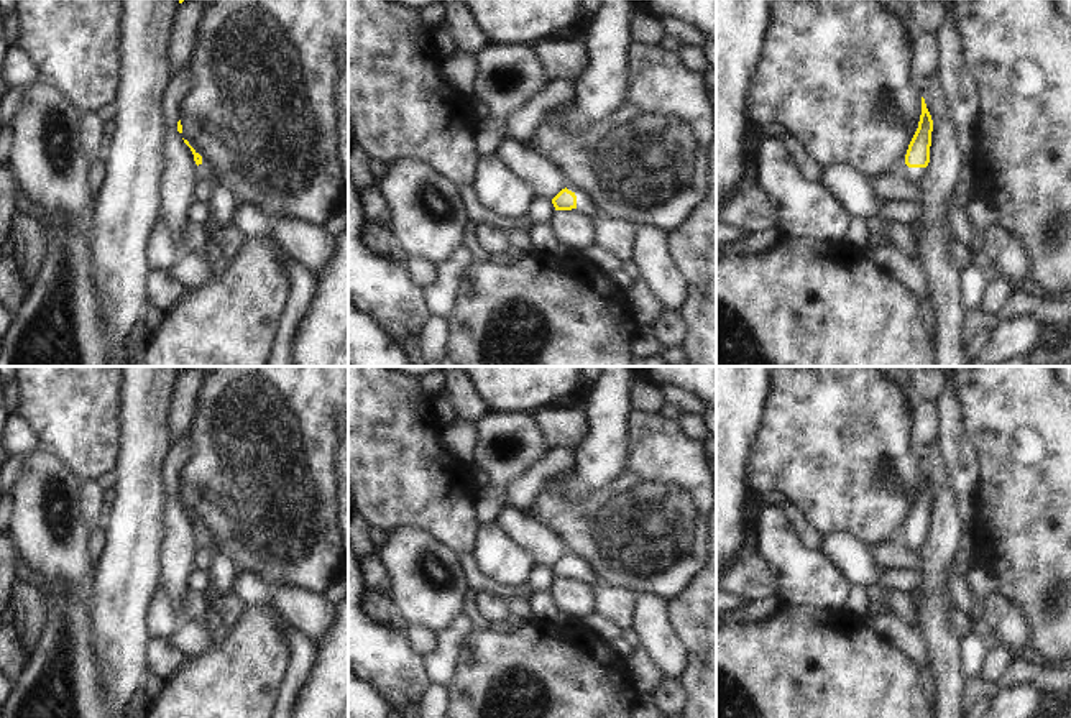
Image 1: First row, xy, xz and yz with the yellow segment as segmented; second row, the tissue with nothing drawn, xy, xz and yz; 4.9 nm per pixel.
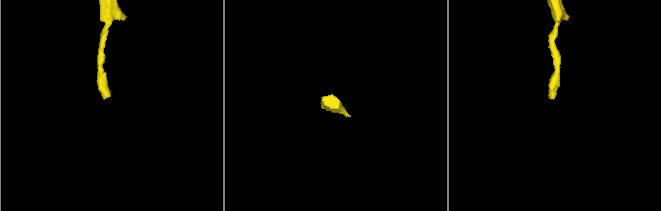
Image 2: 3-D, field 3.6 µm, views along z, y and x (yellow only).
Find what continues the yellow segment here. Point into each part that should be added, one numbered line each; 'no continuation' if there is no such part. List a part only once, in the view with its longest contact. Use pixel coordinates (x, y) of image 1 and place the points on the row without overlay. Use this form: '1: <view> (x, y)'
1: xz (582, 570)

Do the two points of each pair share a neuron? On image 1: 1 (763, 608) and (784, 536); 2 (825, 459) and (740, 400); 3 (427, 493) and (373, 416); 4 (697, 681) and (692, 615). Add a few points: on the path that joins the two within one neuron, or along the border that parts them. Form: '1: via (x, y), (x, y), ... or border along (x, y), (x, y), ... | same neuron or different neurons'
1: border along (776, 597), (784, 603) | different neurons
2: border along (772, 383), (759, 432), (748, 452) | different neurons
3: via (408, 474), (390, 455), (378, 436) | same neuron
4: via (698, 664), (698, 631) | same neuron

